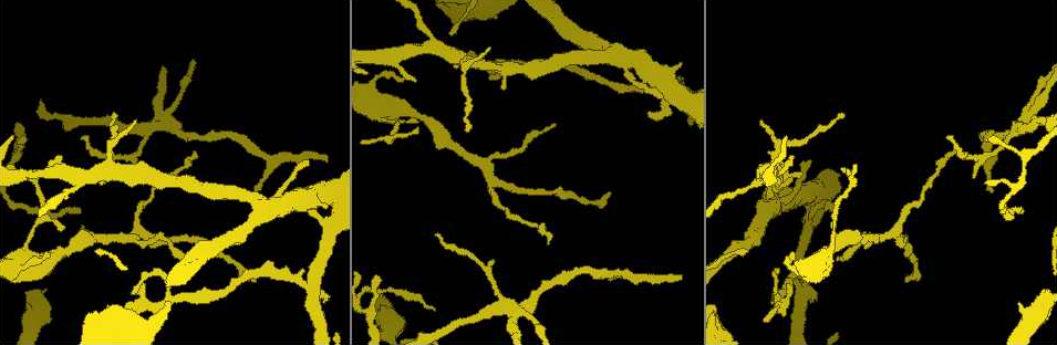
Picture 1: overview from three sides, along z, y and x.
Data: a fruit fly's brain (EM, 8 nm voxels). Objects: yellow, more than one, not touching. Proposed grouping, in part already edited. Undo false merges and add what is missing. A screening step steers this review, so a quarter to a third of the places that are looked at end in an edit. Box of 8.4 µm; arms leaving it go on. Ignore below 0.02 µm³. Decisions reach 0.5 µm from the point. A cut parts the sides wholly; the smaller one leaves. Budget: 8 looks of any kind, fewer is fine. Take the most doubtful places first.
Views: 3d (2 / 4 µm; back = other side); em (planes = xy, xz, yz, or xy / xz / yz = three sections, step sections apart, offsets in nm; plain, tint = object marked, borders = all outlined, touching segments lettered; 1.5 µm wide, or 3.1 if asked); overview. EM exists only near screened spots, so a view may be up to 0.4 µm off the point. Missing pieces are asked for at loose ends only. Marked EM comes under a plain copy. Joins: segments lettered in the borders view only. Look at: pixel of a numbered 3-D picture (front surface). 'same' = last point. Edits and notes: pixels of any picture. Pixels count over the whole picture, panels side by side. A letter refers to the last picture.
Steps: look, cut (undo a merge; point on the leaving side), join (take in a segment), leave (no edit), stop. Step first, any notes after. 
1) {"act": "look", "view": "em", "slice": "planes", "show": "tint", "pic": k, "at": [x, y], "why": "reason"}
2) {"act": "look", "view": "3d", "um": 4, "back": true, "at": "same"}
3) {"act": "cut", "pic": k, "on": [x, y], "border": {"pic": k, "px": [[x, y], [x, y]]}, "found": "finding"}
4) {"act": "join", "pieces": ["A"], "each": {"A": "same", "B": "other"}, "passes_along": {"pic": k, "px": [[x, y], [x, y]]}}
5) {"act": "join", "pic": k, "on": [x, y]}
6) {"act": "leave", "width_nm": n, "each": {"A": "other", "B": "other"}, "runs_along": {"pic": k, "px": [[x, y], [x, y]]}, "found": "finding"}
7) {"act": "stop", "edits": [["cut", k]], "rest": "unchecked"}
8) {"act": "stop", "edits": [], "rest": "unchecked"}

{"act": "look", "view": "em", "slice": "planes", "show": "tint", "pic": 1, "at": [154, 123], "why": "looks like a crossing"}

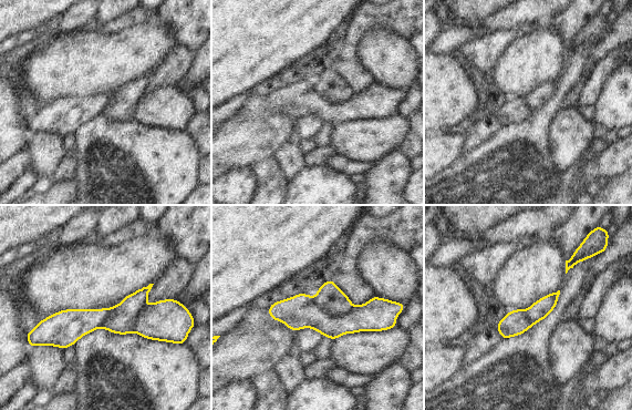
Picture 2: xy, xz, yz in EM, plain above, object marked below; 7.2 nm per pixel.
{"act": "look", "view": "em", "slice": "planes", "show": "borders", "at": "same", "why": "what lies round it"}

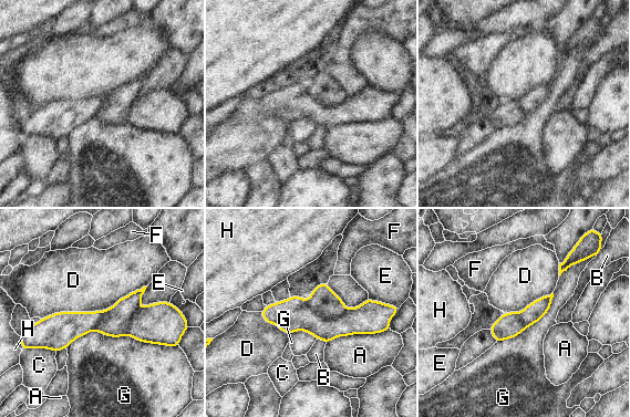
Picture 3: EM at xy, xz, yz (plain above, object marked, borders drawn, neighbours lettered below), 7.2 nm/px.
{"act": "cut", "pic": 3, "on": [322, 300], "each": {"A": "other", "B": "other", "C": "other", "D": "other", "E": "other", "F": "other", "G": "other", "H": "other"}, "border": {"pic": 3, "px": [[305, 301], [330, 318], [348, 310]]}, "found": "two neurons meet here"}

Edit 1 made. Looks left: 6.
{"act": "look", "view": "overview", "why": "redraw"}

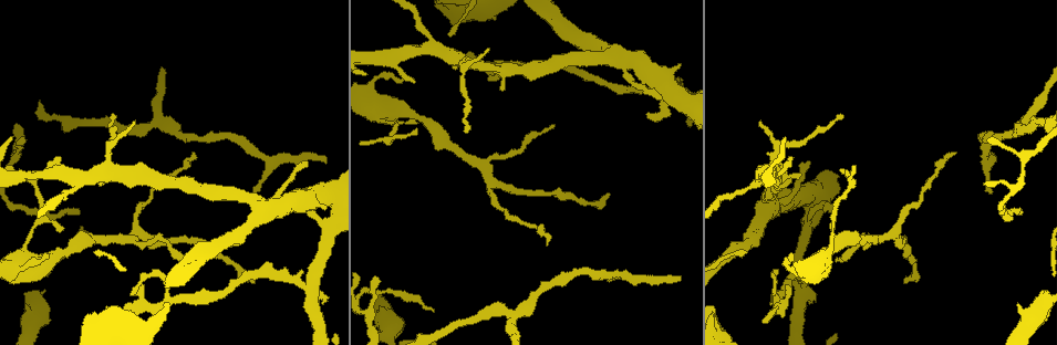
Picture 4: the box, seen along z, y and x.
{"act": "look", "view": "3d", "um": 4, "pic": 4, "at": [326, 160], "why": "an open end"}

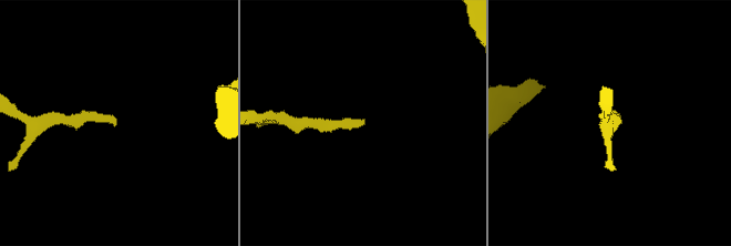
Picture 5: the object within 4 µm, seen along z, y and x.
{"act": "look", "view": "em", "slice": "xz", "step": 4, "show": "tint", "pic": 5, "at": [114, 120]}

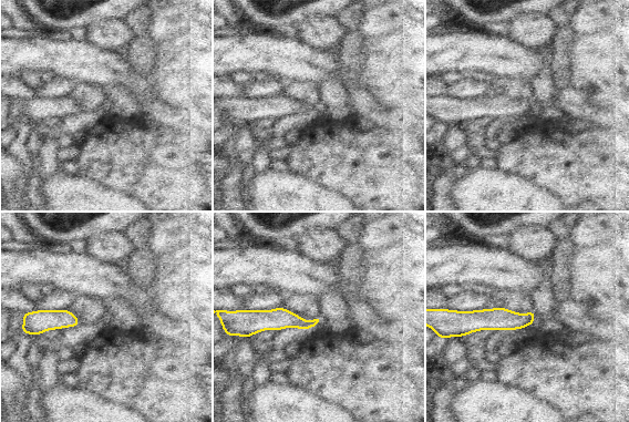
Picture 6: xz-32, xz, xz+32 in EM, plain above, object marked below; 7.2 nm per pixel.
{"act": "look", "view": "em", "slice": "planes", "show": "borders", "at": "same", "why": "another direction"}

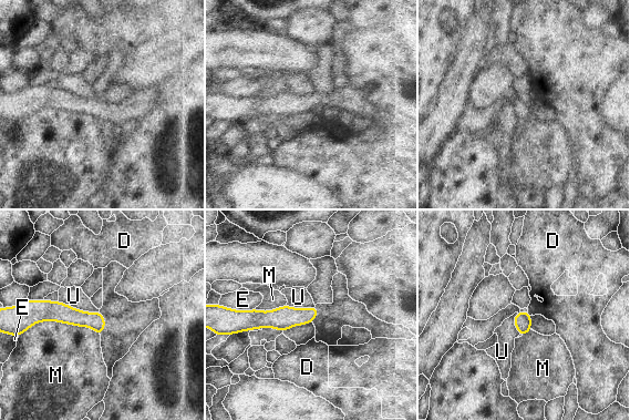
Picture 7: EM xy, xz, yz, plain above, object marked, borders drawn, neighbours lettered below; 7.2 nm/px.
{"act": "leave", "each": {"D": "other", "E": "other", "M": "other", "U": "other"}, "runs_along": {"pic": 7, "px": [[32, 314], [66, 314], [102, 327]]}, "found": "no lettered segment goes on from it"}

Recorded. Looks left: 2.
{"act": "look", "view": "3d", "um": 2, "pic": 4, "at": [606, 195], "why": "tapers out"}

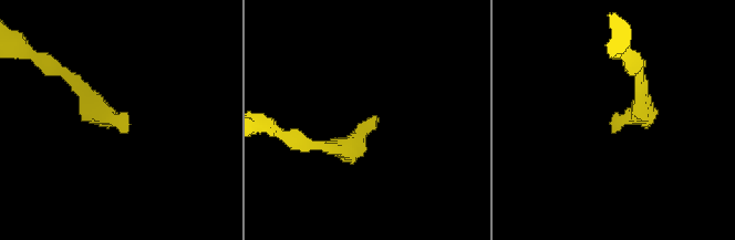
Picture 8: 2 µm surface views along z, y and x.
{"act": "look", "view": "em", "slice": "planes", "show": "borders", "pic": 8, "at": [615, 130], "why": "shape alone is not enough"}

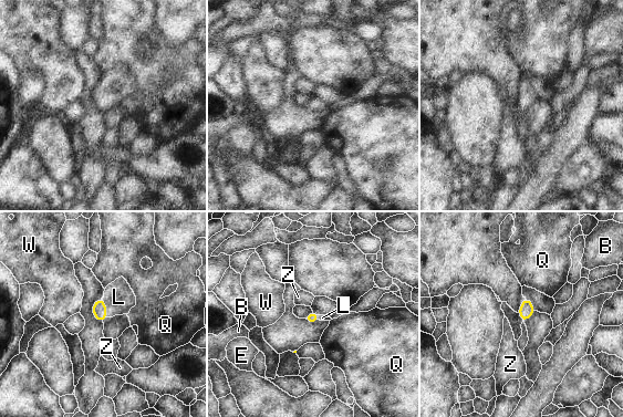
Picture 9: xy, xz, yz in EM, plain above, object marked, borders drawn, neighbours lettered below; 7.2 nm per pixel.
{"act": "join", "pieces": ["L"], "each": {"B": "other", "E": "other", "L": "same", "Q": "other", "W": "other", "Z": "other"}, "found": "the neuron continues"}

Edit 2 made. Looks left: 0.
{"act": "stop", "edits": [["cut", 3], ["join", 9]], "rest": "unchecked"}

